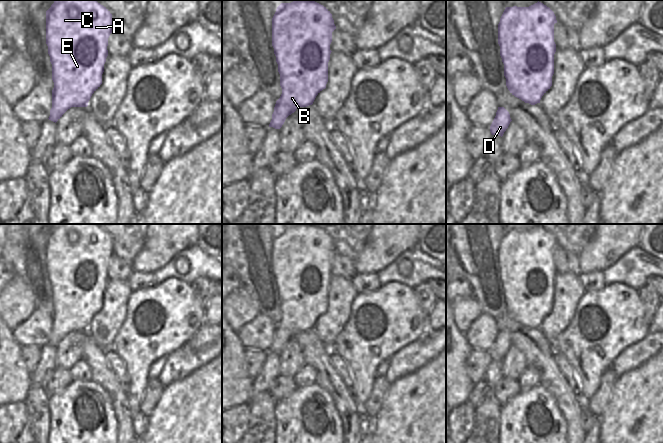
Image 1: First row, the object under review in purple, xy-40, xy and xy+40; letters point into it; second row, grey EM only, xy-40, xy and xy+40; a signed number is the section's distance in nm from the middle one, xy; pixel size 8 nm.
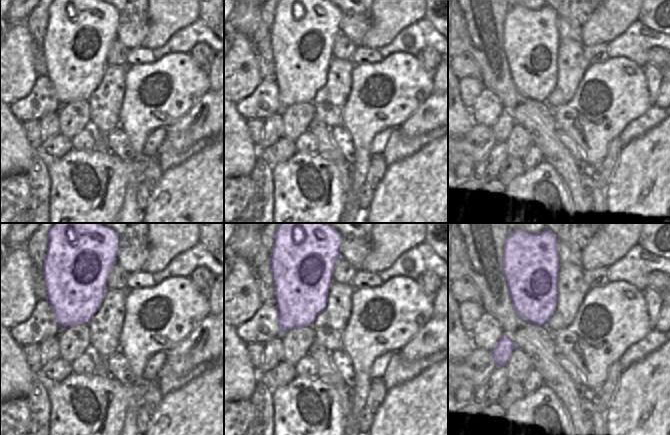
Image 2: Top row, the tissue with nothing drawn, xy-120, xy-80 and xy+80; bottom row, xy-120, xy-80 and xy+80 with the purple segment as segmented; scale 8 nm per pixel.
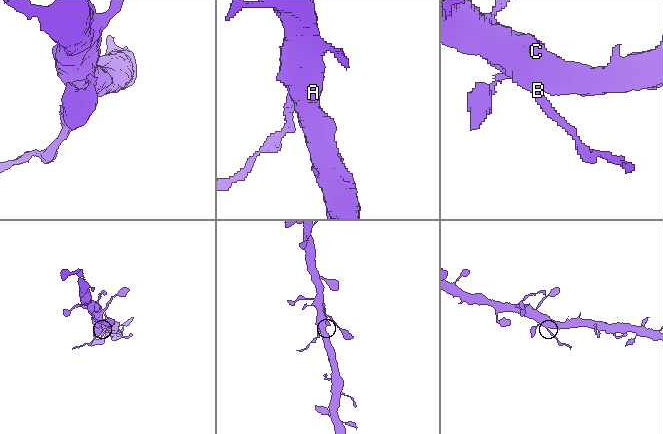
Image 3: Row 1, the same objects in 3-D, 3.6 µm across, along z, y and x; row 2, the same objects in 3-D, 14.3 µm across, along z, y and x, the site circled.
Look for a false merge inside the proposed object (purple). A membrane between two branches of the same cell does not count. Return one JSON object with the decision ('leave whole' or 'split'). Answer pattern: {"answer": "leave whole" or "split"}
{"answer": "split"}

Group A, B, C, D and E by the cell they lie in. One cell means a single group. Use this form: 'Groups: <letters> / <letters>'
Groups: A B C E / D.

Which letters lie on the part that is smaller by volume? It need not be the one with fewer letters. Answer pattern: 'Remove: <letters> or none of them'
Remove: D

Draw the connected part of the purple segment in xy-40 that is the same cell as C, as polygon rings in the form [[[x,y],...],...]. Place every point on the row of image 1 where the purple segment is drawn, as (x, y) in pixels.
[[[55,0],[46,11],[46,44],[52,64],[52,107],[67,111],[71,107],[87,107],[92,94],[102,84],[104,64],[108,56],[108,38],[114,31],[112,14],[96,0]]]

